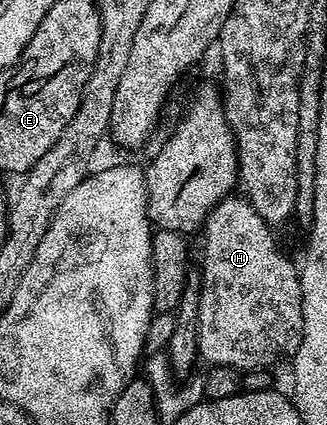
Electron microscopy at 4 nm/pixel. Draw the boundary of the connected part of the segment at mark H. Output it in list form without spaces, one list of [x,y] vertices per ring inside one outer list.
[[[231,193],[226,196],[225,199],[222,200],[221,203],[218,204],[217,207],[211,211],[210,216],[206,218],[206,222],[204,224],[204,232],[206,231],[206,260],[203,261],[202,265],[200,265],[200,272],[202,277],[202,288],[199,293],[199,319],[198,319],[198,353],[199,356],[204,360],[207,359],[207,364],[210,365],[228,365],[229,367],[236,367],[239,371],[245,373],[247,371],[257,371],[259,369],[270,369],[273,368],[273,363],[278,363],[281,359],[289,360],[291,357],[298,352],[298,346],[300,345],[300,341],[302,340],[302,334],[304,333],[304,309],[302,308],[302,281],[300,278],[299,268],[296,266],[294,268],[294,263],[289,259],[286,255],[281,255],[278,252],[278,243],[274,240],[274,235],[272,232],[271,224],[266,223],[264,221],[264,217],[260,217],[260,213],[256,213],[256,209],[253,205],[251,205],[249,199],[243,197],[238,193]]]

